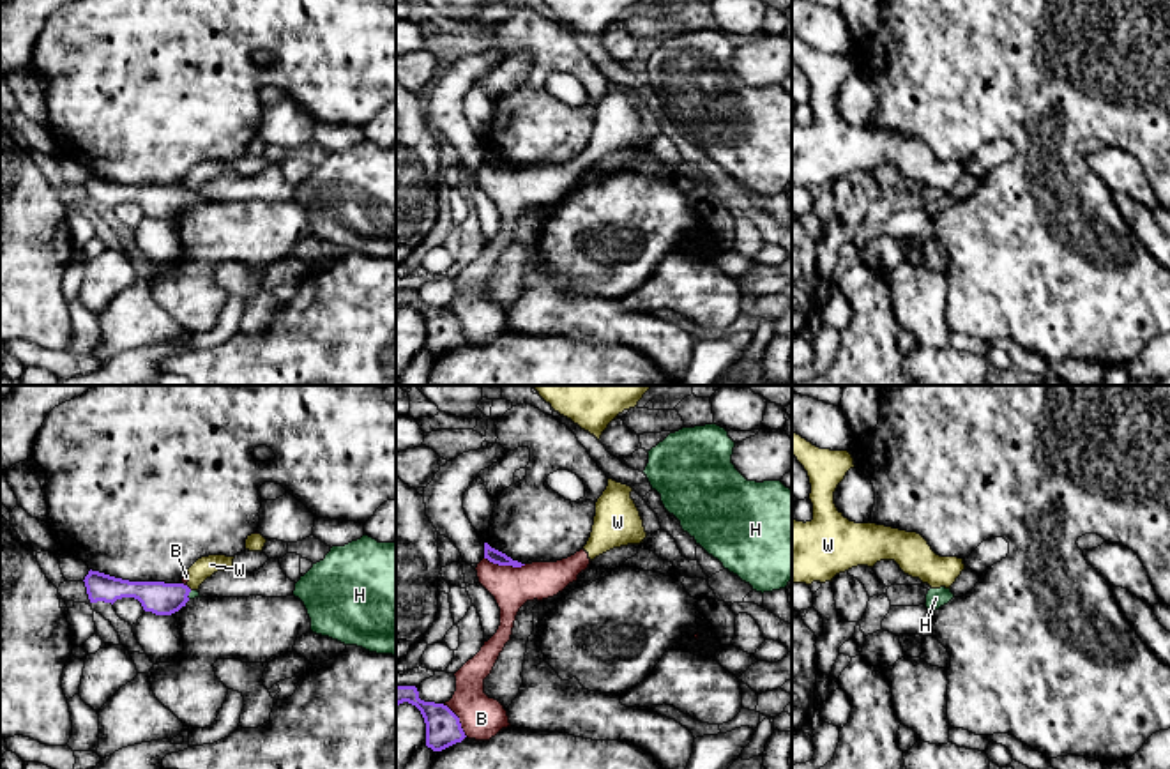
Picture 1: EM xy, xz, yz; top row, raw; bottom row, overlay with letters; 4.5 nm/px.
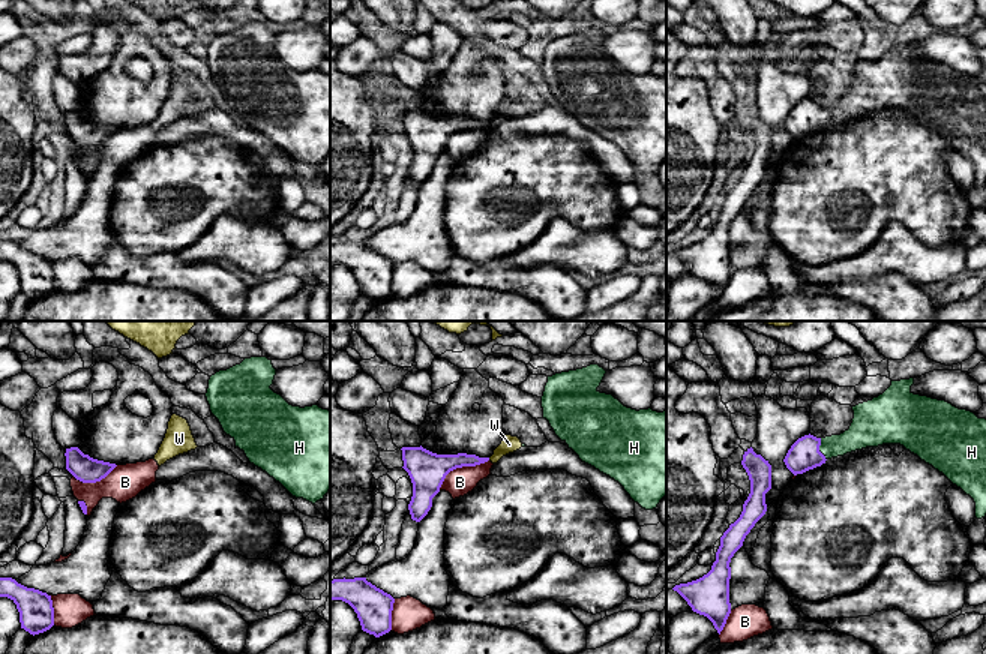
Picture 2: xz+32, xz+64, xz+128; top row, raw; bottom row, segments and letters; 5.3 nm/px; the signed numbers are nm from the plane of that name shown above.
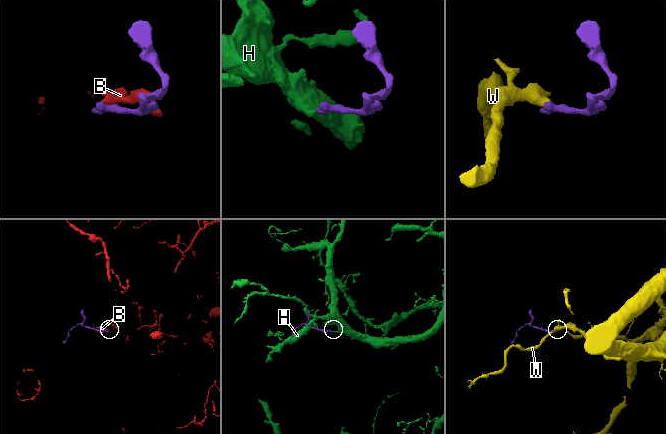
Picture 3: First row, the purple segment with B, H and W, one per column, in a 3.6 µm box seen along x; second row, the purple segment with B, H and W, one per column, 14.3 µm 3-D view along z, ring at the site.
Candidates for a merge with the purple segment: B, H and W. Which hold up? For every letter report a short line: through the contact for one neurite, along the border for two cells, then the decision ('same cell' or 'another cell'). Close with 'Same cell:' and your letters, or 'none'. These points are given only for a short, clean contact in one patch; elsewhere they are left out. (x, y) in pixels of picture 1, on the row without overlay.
B: another cell
H: line xy (159, 202), (188, 198), (193, 198); same cell
W: line xy (186, 190), (191, 193); another cell
Same cell: H

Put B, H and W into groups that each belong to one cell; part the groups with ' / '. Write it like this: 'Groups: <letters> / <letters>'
Groups: B W / H

